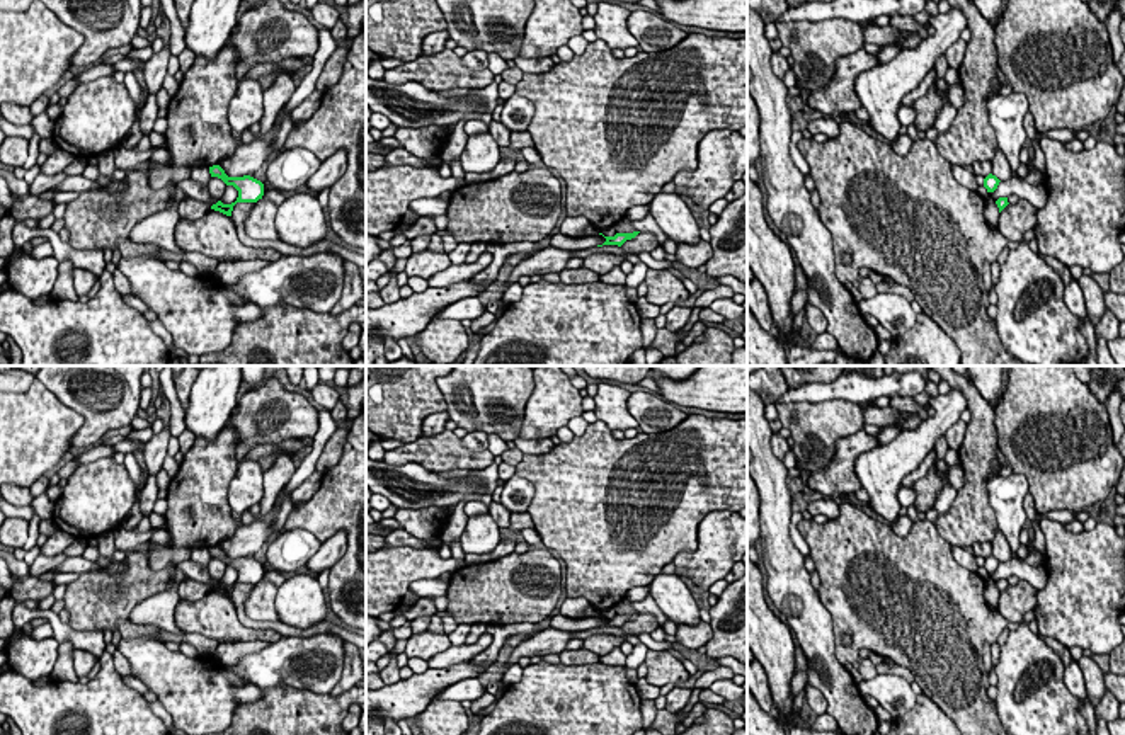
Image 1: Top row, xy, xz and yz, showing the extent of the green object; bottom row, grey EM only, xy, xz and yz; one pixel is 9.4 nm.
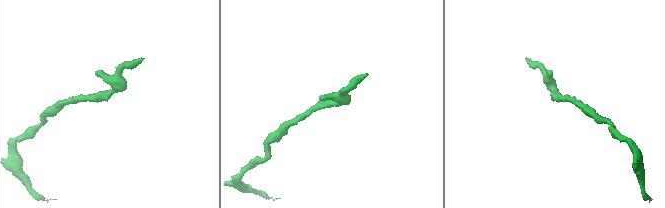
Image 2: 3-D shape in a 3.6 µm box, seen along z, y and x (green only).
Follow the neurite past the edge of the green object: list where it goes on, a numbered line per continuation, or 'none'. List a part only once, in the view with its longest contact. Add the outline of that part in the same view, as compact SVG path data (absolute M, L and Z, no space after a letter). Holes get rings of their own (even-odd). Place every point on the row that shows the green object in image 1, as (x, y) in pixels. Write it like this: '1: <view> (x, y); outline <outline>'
none

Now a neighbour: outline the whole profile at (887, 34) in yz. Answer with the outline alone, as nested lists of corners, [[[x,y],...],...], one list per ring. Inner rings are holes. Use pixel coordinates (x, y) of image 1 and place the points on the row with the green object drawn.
[[[868,20],[859,24],[865,41],[870,44],[888,46],[899,41],[900,32],[890,24],[883,27],[871,26]]]

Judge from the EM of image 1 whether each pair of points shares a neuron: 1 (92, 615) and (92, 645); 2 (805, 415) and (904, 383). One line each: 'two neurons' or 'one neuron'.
1: two neurons
2: two neurons

